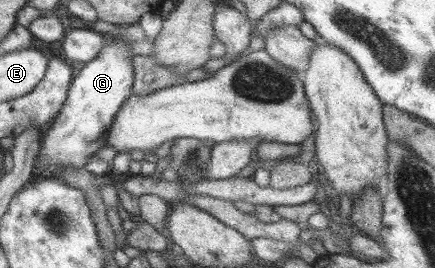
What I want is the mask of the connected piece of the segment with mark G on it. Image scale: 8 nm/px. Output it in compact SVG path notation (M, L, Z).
M75 26L62 41L67 62L78 61L85 67L73 79L61 112L42 133L42 147L34 167L35 177L53 175L57 166L85 166L97 150L105 147L104 139L113 127L117 111L132 95L135 71L131 44L119 37Z

